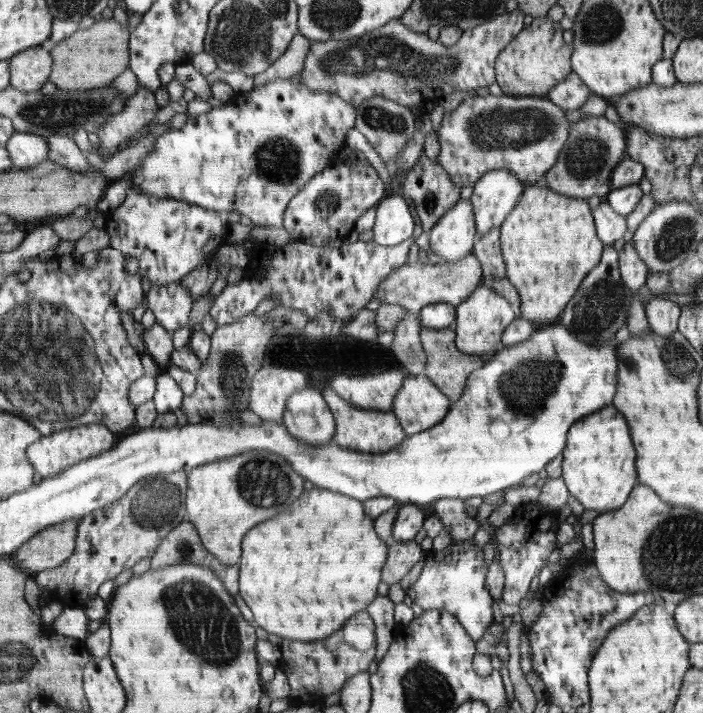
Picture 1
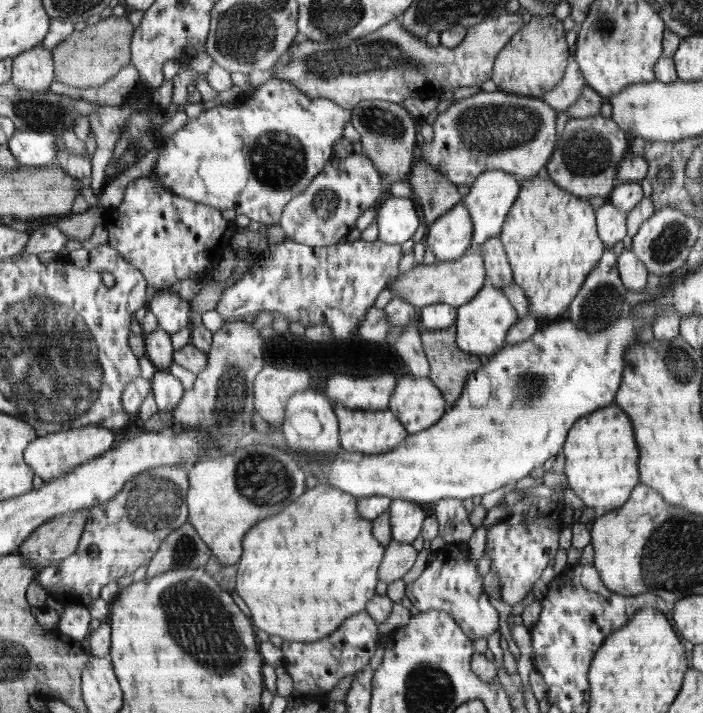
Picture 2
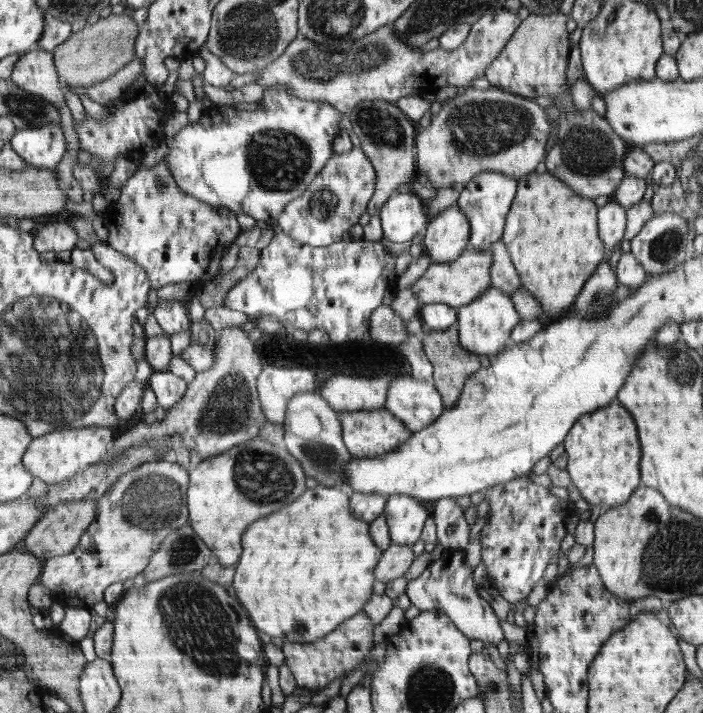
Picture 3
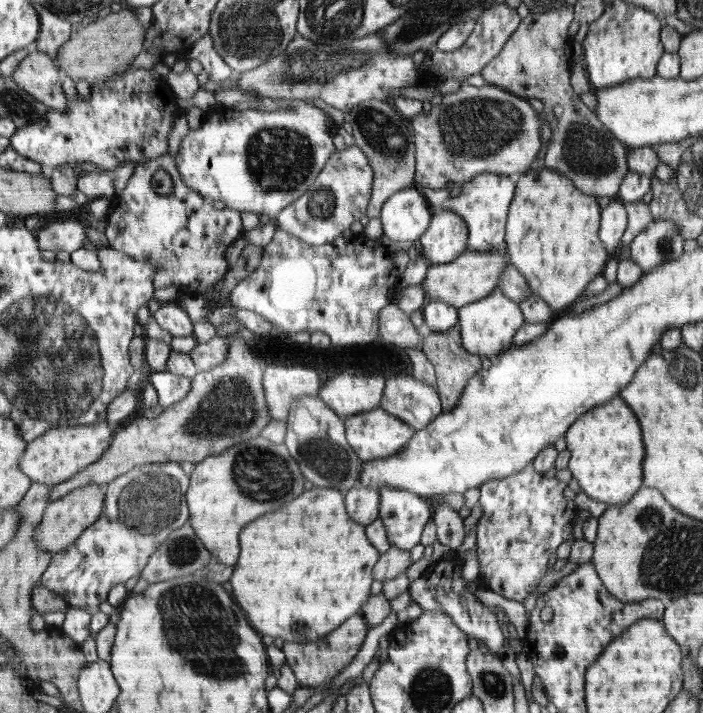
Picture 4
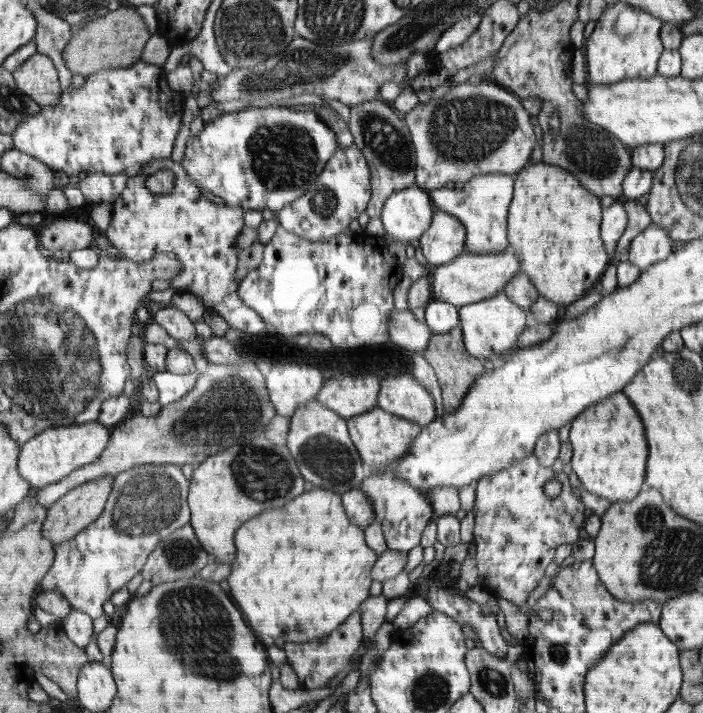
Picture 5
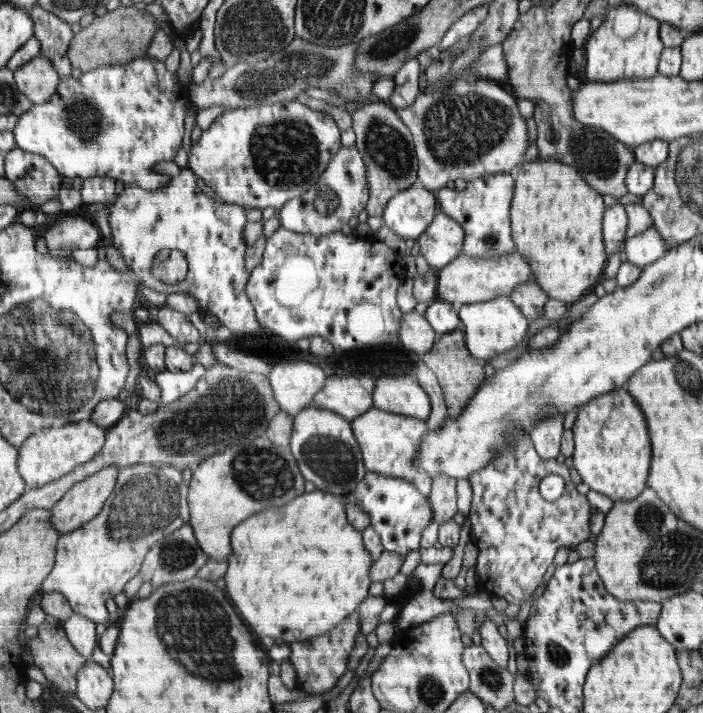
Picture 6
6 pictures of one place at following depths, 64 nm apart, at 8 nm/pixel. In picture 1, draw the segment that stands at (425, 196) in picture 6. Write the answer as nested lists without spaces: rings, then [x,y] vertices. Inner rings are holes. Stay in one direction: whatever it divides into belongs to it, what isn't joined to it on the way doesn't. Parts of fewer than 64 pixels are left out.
[[[389,193],[374,207],[373,241],[381,246],[395,246],[409,241],[414,226],[410,205],[404,196]]]

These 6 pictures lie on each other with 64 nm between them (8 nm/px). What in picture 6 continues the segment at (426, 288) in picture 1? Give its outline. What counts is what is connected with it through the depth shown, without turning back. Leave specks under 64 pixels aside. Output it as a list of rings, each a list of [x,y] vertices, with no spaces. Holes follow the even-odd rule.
[[[515,250],[510,255],[494,258],[470,258],[462,255],[452,264],[438,269],[436,275],[436,299],[460,307],[463,304],[493,301],[502,296],[510,297],[517,286],[533,280],[534,272],[529,261]]]

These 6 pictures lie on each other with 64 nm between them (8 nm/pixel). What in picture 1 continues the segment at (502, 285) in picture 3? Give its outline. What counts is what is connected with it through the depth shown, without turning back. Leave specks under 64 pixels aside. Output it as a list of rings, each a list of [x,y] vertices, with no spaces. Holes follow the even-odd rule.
[[[500,228],[490,230],[483,238],[477,238],[474,246],[475,255],[481,261],[487,287],[491,287],[494,280],[506,278],[506,263],[502,259],[500,231]]]

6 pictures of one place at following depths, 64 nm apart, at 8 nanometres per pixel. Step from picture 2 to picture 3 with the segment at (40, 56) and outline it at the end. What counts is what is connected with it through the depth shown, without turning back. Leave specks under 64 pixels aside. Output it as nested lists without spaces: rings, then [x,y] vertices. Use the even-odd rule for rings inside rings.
[[[32,48],[21,54],[16,61],[14,70],[11,74],[11,80],[20,88],[27,90],[36,96],[42,96],[44,101],[49,101],[57,108],[59,116],[61,117],[60,124],[66,136],[69,152],[64,154],[62,160],[54,169],[57,172],[57,178],[60,180],[60,187],[69,195],[69,199],[73,201],[84,201],[88,198],[87,194],[79,184],[79,181],[74,177],[73,168],[75,161],[78,158],[78,135],[74,132],[74,117],[71,108],[67,106],[67,101],[64,98],[64,93],[60,90],[60,82],[58,82],[58,72],[54,68],[54,60],[52,60],[52,53],[40,48]]]

